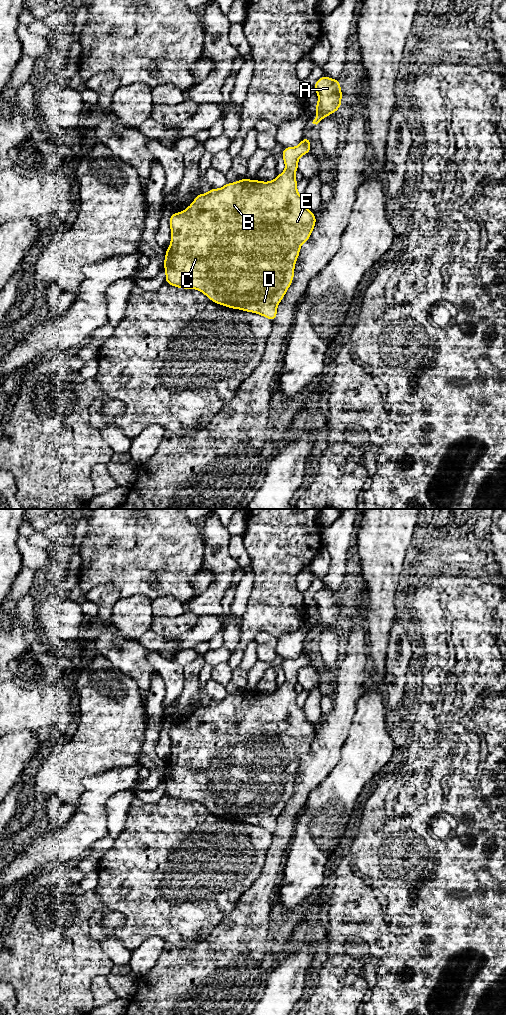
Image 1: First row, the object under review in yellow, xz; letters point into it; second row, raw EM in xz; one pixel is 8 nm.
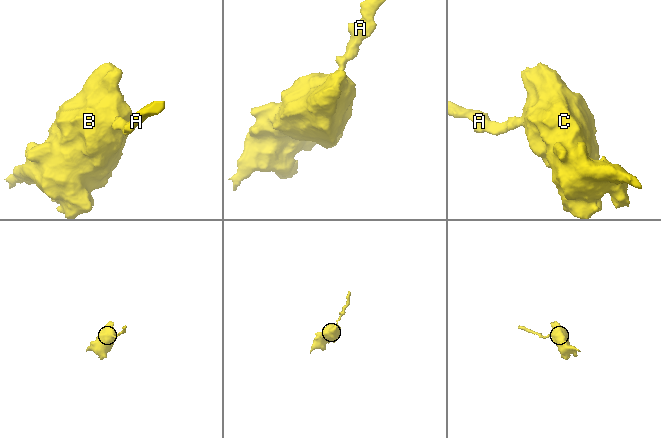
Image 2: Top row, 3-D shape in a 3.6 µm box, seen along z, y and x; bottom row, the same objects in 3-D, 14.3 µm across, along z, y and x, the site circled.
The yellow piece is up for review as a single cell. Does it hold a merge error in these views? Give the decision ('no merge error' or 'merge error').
no merge error

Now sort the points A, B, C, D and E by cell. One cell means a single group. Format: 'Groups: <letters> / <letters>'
Groups: A B C D E

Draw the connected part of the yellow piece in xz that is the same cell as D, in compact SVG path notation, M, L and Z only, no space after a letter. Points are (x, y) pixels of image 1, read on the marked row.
M305 136L297 147L284 147L281 156L284 159L286 170L283 173L278 174L273 181L262 182L259 180L248 180L247 178L243 178L234 183L227 182L222 188L211 188L206 194L197 194L194 201L187 209L179 213L172 213L169 218L171 244L166 248L166 256L163 266L166 271L165 283L177 288L198 289L214 303L228 308L257 313L273 322L277 317L276 308L285 296L294 279L295 262L300 253L300 246L309 240L316 223L317 215L307 209L303 196L299 195L297 192L298 182L294 175L294 173L298 171L298 159L302 155L310 153L310 140L310 138Z

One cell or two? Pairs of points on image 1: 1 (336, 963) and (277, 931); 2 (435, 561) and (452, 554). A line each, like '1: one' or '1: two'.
1: two
2: one

